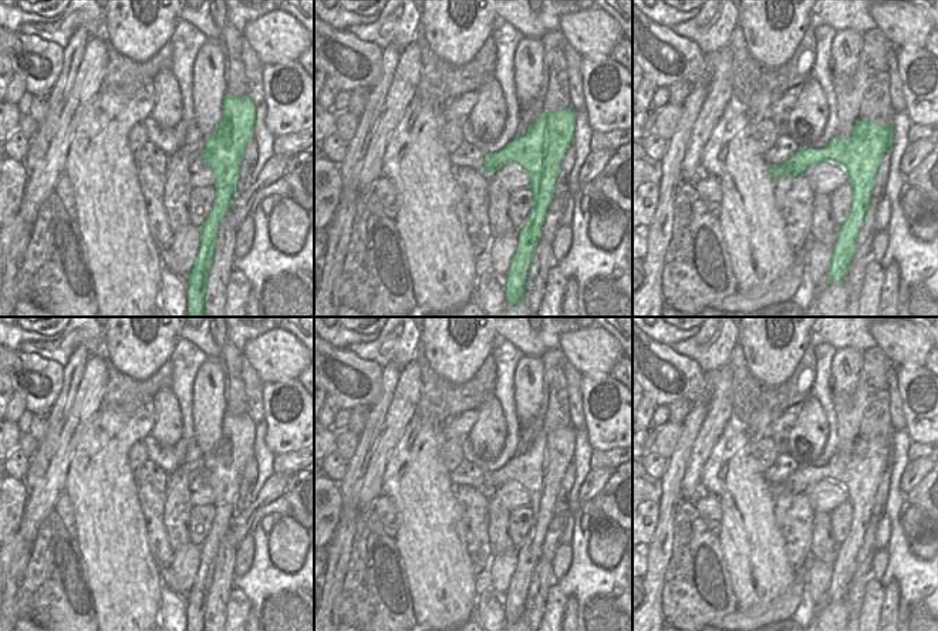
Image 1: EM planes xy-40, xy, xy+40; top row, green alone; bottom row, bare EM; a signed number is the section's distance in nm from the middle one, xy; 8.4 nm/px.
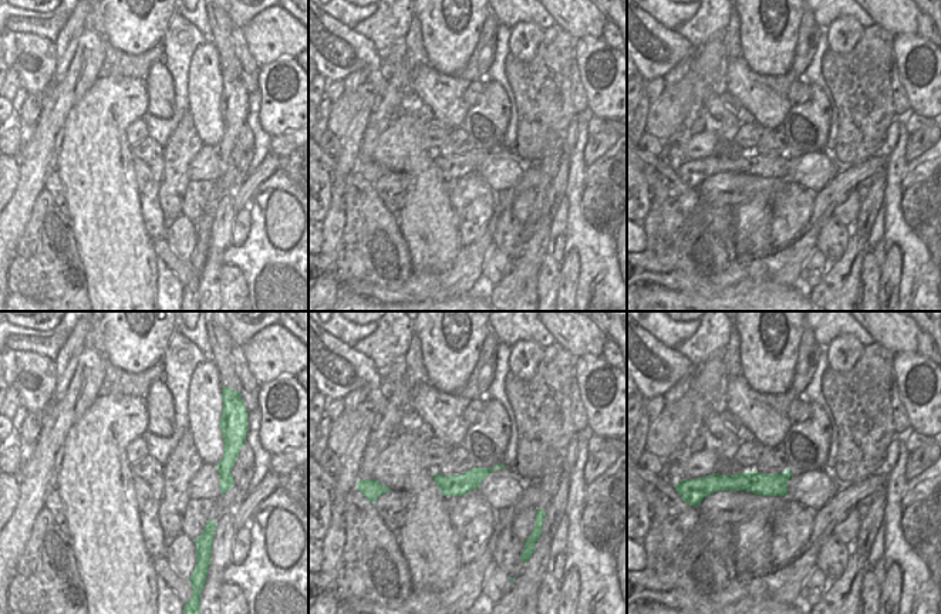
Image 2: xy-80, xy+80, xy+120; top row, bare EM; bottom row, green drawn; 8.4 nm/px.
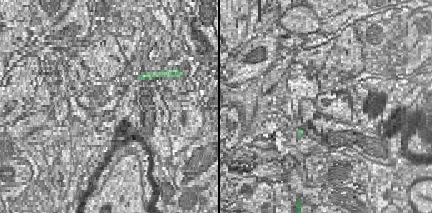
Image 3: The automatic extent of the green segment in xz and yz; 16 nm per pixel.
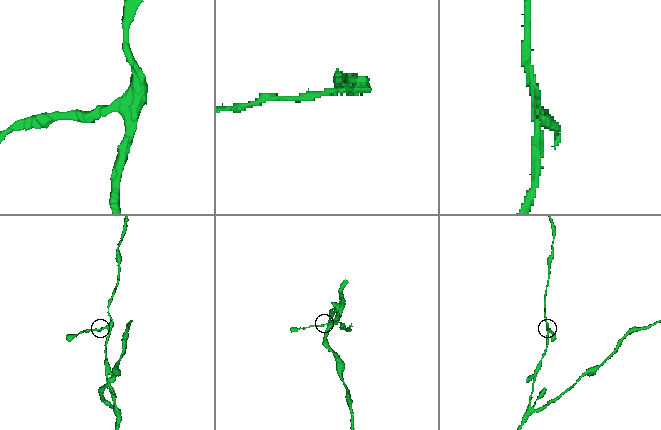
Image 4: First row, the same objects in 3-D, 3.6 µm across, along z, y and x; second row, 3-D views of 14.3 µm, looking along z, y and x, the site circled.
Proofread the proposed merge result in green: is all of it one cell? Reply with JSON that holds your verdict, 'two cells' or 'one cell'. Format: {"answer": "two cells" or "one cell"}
{"answer": "one cell"}

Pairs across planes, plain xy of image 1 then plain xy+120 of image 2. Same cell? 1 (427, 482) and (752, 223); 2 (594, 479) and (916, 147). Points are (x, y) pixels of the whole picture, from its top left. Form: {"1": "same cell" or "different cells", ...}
{"1": "same cell", "2": "same cell"}

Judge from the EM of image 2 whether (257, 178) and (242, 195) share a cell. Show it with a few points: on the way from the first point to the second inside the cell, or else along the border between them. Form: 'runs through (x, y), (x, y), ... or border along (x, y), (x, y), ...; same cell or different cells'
runs through (253, 182), (245, 191); same cell

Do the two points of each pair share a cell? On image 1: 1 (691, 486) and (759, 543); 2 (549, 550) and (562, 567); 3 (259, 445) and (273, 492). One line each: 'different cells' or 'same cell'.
1: different cells
2: different cells
3: different cells

